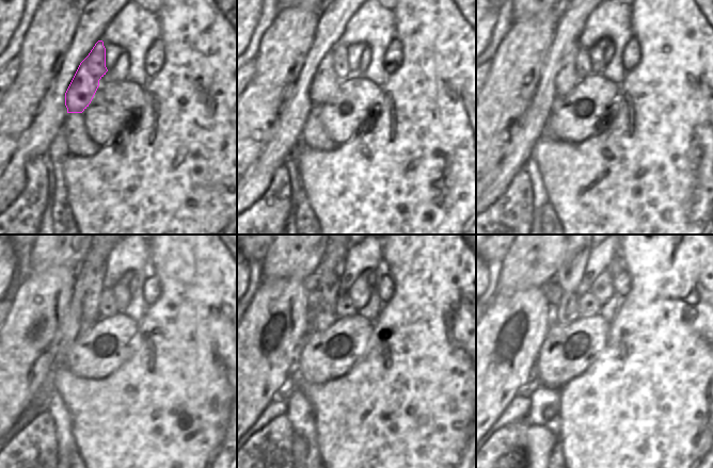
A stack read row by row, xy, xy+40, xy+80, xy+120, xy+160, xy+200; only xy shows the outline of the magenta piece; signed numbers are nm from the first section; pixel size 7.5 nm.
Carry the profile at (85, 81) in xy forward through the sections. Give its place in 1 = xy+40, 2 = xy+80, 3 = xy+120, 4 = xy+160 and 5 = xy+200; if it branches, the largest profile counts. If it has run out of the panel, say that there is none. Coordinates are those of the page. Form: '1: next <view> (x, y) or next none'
1: next xy+40 (334, 66)
2: next xy+80 (575, 64)
3: next xy+120 (98, 302)
4: next xy+160 (330, 271)
5: next xy+200 (569, 274)

